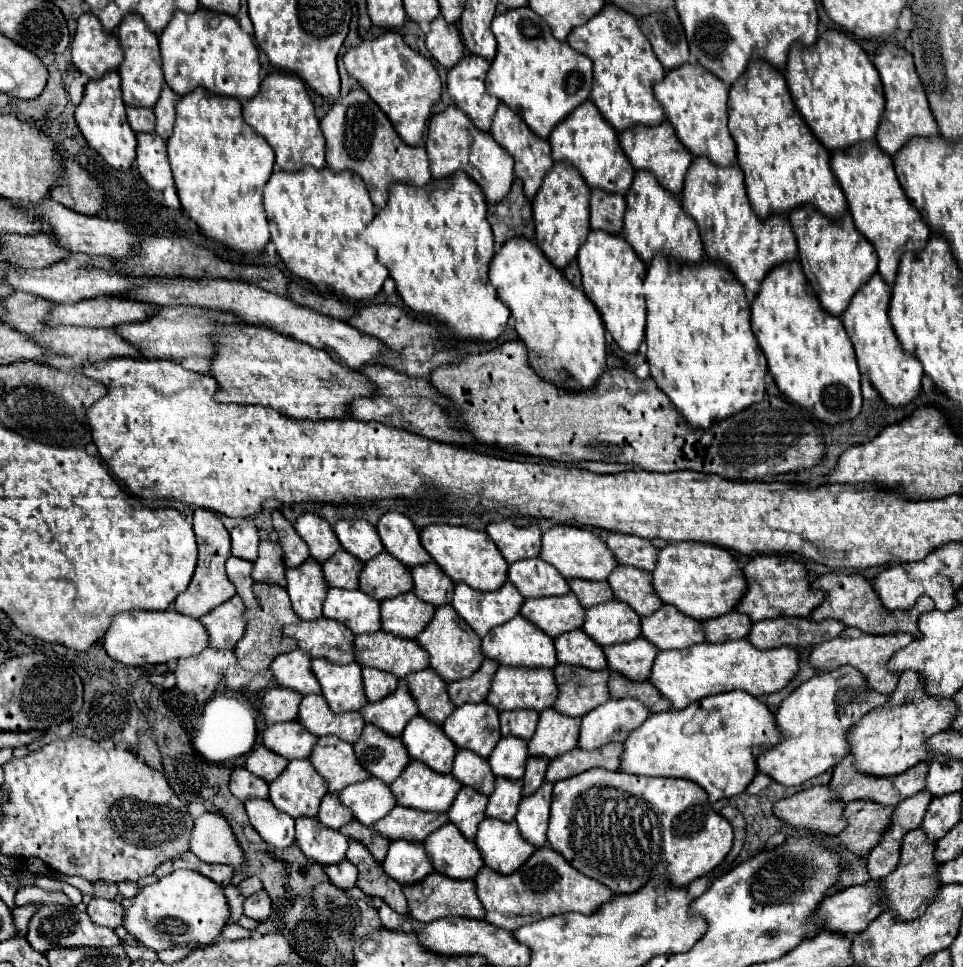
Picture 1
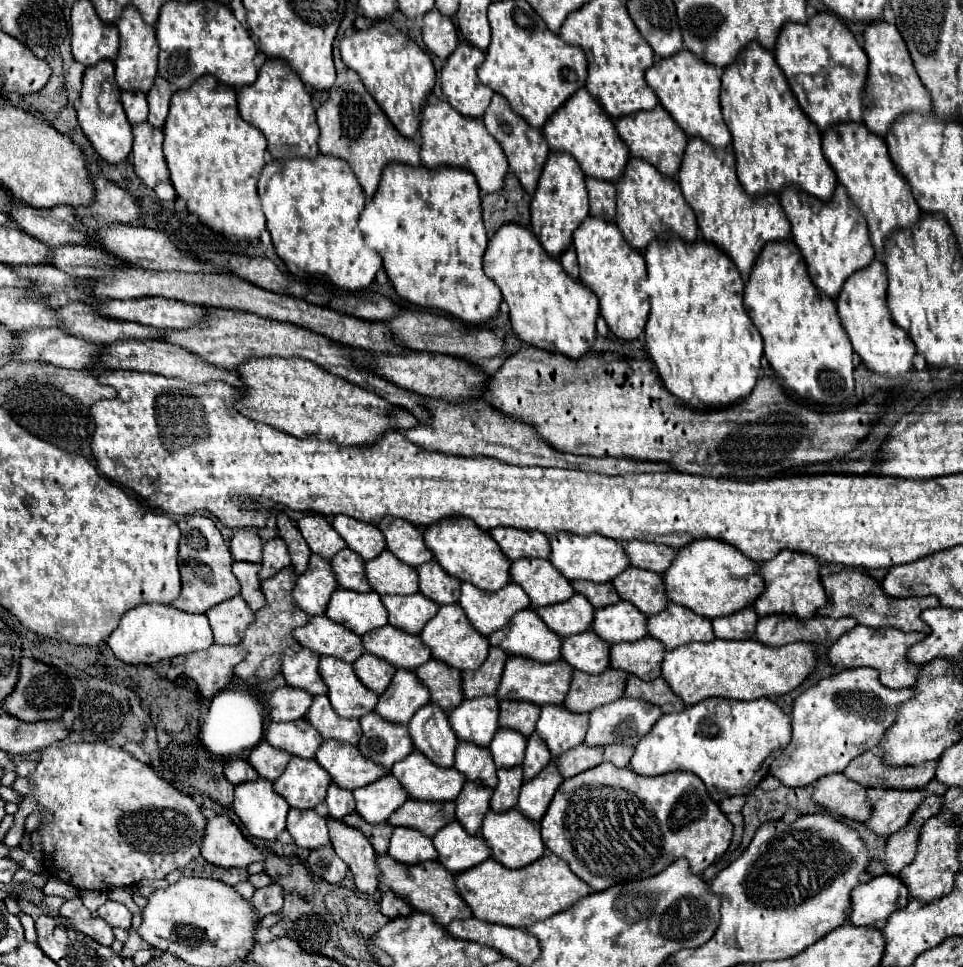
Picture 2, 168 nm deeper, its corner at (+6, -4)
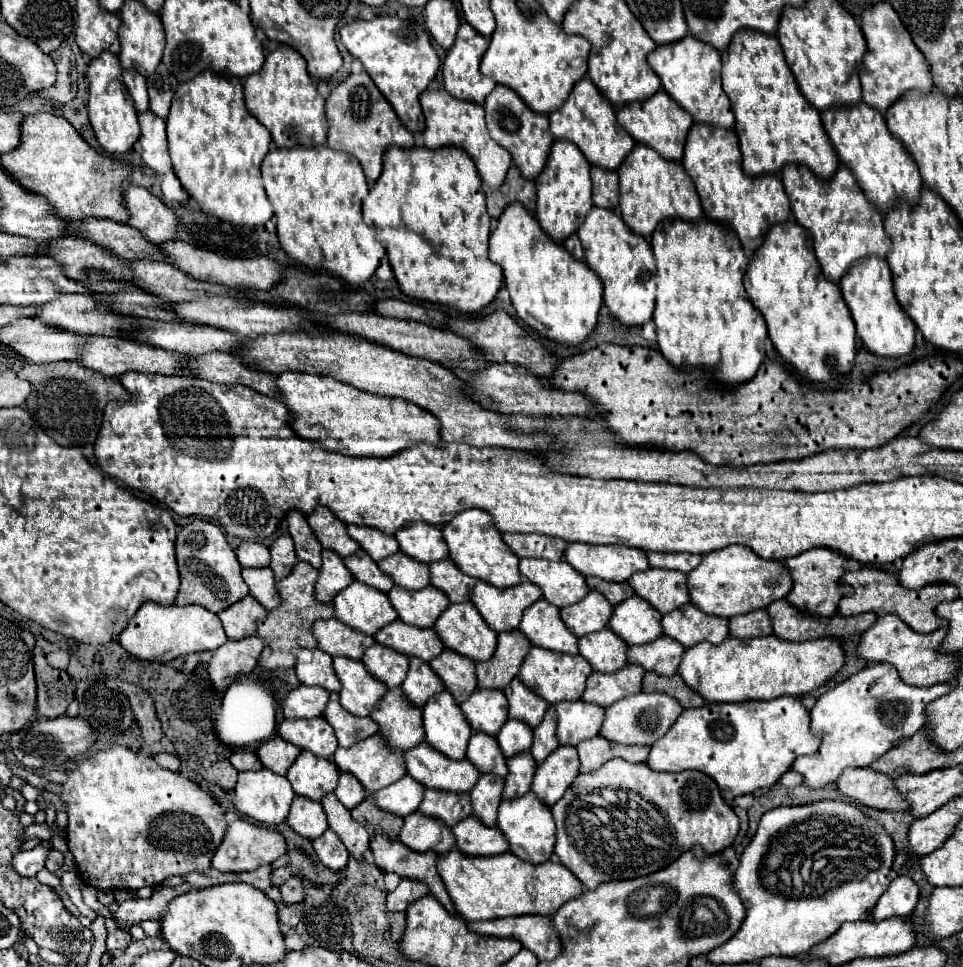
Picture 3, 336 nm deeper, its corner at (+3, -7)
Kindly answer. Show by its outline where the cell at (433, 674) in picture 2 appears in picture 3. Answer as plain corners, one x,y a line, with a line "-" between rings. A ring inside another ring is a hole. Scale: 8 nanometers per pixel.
444,649
436,659
430,661
432,671
442,679
446,691
452,693
454,701
460,705
464,703
476,689
476,675
474,675
474,661

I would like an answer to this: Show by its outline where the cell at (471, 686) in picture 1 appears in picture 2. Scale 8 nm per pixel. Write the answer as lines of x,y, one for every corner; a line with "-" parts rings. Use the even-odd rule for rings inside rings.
493,646
481,668
477,668
473,672
463,672
465,698
495,694
499,680
501,680
501,674
503,674
505,660
507,660
507,652
503,648

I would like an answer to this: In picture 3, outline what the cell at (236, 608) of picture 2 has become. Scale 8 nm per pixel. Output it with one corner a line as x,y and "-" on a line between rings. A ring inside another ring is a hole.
248,595
238,603
230,605
226,611
220,611
218,617
226,631
226,637
238,641
256,635
256,621
266,617
266,609
262,609
262,605

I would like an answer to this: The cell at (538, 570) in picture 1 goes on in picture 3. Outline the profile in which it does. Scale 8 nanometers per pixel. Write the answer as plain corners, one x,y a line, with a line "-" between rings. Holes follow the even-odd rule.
520,559
520,575
526,581
538,585
542,589
542,597
556,607
566,607
566,605
578,603
588,593
588,585
586,585
584,577
578,571
574,571
570,565
566,565
564,561
552,563
546,559

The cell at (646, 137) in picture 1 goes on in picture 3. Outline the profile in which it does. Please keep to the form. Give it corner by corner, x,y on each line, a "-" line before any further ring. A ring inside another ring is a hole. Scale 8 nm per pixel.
658,91
654,97
650,97
644,103
624,105
616,117
618,117
620,127
624,127
624,131
630,133
638,145
652,147
654,151
658,151
668,161
680,161
682,159
688,131
694,125
692,117
682,107
678,107
678,103
672,101
664,91

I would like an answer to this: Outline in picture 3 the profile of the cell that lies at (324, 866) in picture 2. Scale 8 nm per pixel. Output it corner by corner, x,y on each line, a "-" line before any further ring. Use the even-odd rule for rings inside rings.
326,831
318,839
314,839
312,845
314,845
314,851
316,851
320,863
326,869
330,869
330,871
342,871
346,867
348,853
346,853
342,841
338,839
338,835
334,835
332,831

